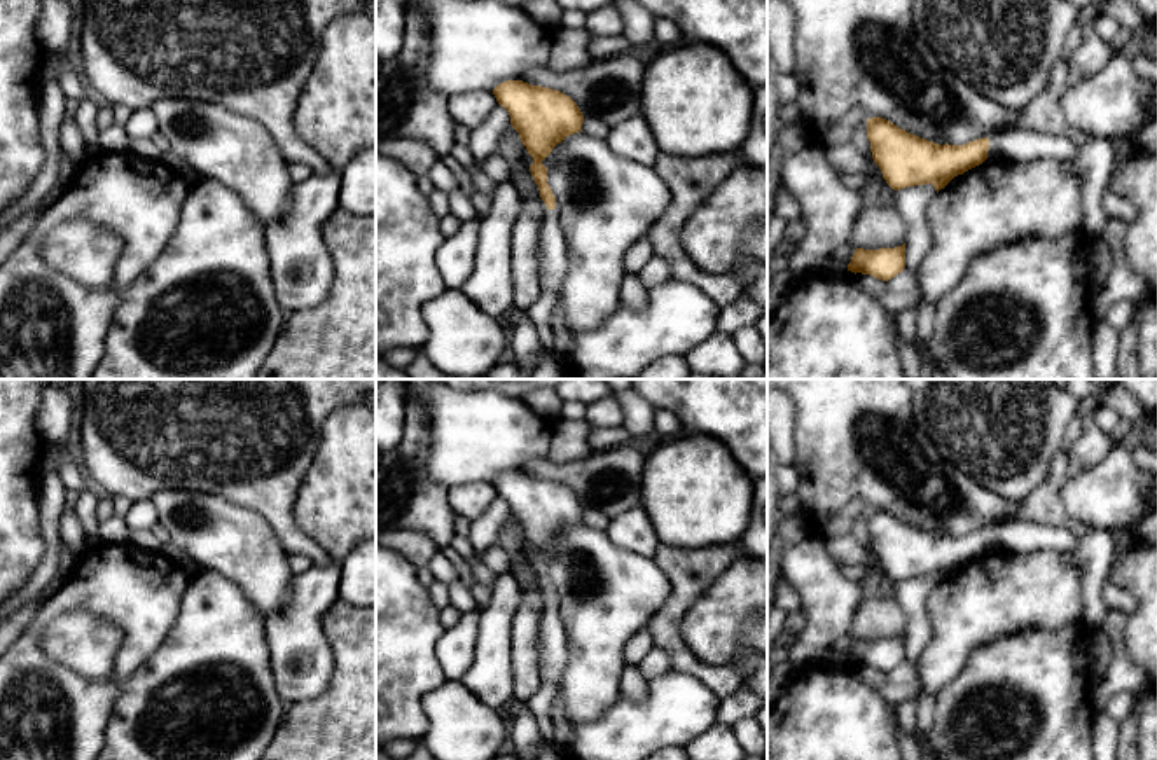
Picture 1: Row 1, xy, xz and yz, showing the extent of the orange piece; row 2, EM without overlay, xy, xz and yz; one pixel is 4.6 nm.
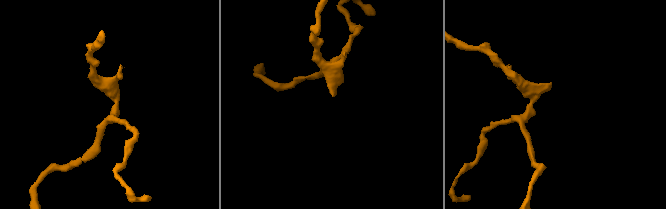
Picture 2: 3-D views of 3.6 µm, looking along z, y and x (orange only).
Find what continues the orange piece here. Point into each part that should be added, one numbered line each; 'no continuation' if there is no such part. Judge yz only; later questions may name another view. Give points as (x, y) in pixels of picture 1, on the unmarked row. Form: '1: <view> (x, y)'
1: yz (1018, 537)

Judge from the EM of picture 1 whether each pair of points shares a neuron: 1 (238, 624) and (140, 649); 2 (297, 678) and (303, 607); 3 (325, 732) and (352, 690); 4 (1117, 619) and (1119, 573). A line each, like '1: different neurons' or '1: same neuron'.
1: different neurons
2: same neuron
3: same neuron
4: different neurons

